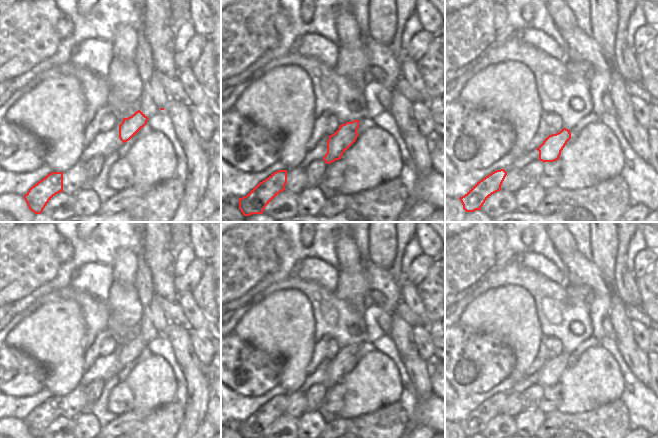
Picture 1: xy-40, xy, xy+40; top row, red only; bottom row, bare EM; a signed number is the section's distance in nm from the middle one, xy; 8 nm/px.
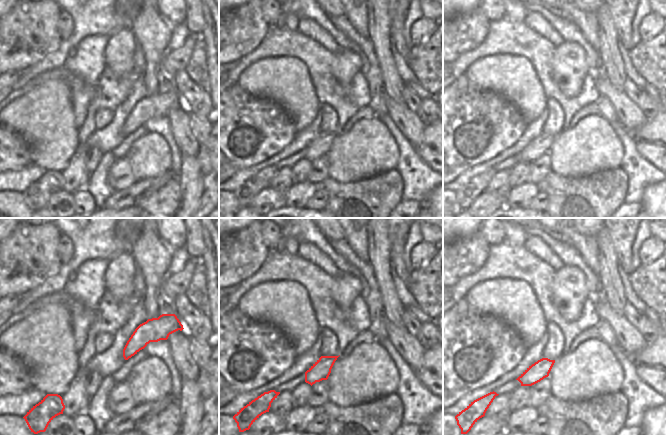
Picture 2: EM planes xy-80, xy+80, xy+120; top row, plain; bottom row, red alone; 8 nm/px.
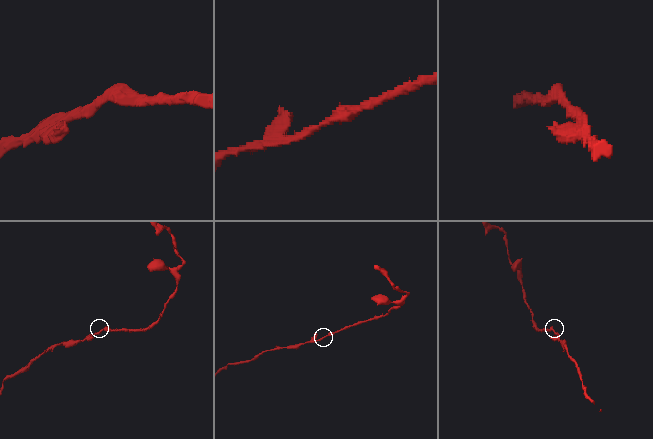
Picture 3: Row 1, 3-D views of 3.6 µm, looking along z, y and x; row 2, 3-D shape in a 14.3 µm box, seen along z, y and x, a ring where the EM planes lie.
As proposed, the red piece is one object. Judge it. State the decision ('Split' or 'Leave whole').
Leave whole.

